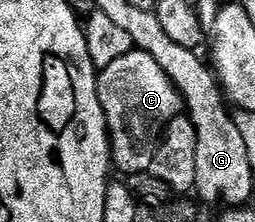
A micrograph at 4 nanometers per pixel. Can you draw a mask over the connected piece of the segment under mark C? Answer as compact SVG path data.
M134 49L99 71L97 97L110 131L110 159L113 167L128 175L149 173L154 149L166 127L183 111L182 95L164 70L146 51Z

